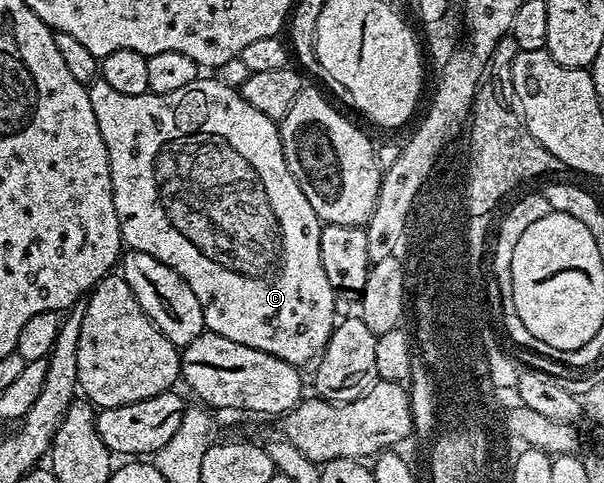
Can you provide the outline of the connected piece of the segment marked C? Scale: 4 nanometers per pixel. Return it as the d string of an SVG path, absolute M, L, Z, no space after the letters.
M99 78L89 85L88 91L92 110L96 114L96 126L100 126L100 134L108 150L116 218L120 222L123 245L136 252L152 254L152 258L160 258L160 262L179 272L188 282L188 286L192 286L192 294L196 294L204 310L204 322L209 331L224 338L232 338L232 342L264 350L295 366L303 366L302 364L308 363L309 360L310 363L317 361L326 348L328 338L334 332L336 289L328 280L328 274L324 272L324 262L321 261L320 234L324 227L323 221L318 219L316 210L312 210L308 198L304 198L304 190L300 190L292 170L288 170L288 162L282 149L282 133L275 120L249 104L235 85L233 88L222 80L199 78L188 82L188 86L180 90L172 90L172 94L157 96L155 92L149 91L137 96L120 94L120 90L115 90L108 86L108 82Z

